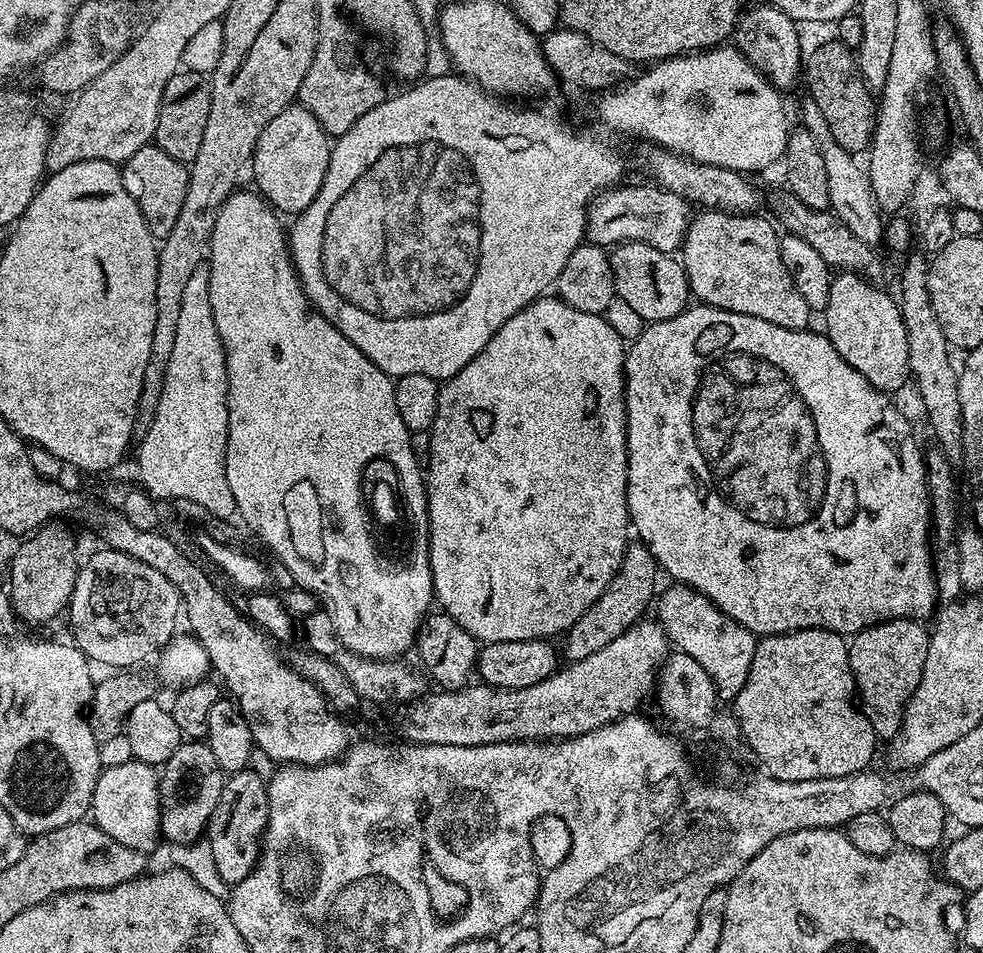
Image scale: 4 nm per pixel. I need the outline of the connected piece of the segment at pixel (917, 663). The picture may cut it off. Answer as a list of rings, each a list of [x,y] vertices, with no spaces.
[[[916,618],[883,620],[881,624],[875,624],[856,633],[851,637],[848,645],[850,670],[856,683],[858,703],[864,717],[870,722],[873,734],[884,742],[890,742],[898,734],[904,717],[904,707],[910,702],[914,690],[918,690],[918,682],[922,682],[922,666],[926,666],[926,650],[930,632],[927,627],[923,628],[920,624],[923,623]]]

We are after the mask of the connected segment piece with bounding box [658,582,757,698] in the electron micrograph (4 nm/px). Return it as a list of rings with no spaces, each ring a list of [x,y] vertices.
[[[676,582],[671,586],[673,588],[668,588],[665,592],[663,589],[658,596],[658,623],[664,627],[671,647],[690,654],[690,658],[694,658],[694,662],[698,662],[698,666],[702,666],[702,670],[710,674],[717,697],[734,698],[748,681],[757,637],[738,622],[734,622],[734,618],[730,618],[717,604],[710,602],[710,598],[687,584]]]

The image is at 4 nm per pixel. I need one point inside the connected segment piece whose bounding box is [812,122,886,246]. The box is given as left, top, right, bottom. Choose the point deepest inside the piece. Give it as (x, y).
(851, 199)

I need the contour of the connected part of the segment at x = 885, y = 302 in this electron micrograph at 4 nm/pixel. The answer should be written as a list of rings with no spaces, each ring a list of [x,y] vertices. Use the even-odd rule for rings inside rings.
[[[841,271],[833,275],[830,302],[826,302],[822,313],[823,331],[834,350],[838,350],[838,354],[842,354],[866,382],[873,384],[879,392],[894,394],[910,380],[906,326],[899,303],[876,287],[880,286],[854,272]]]

